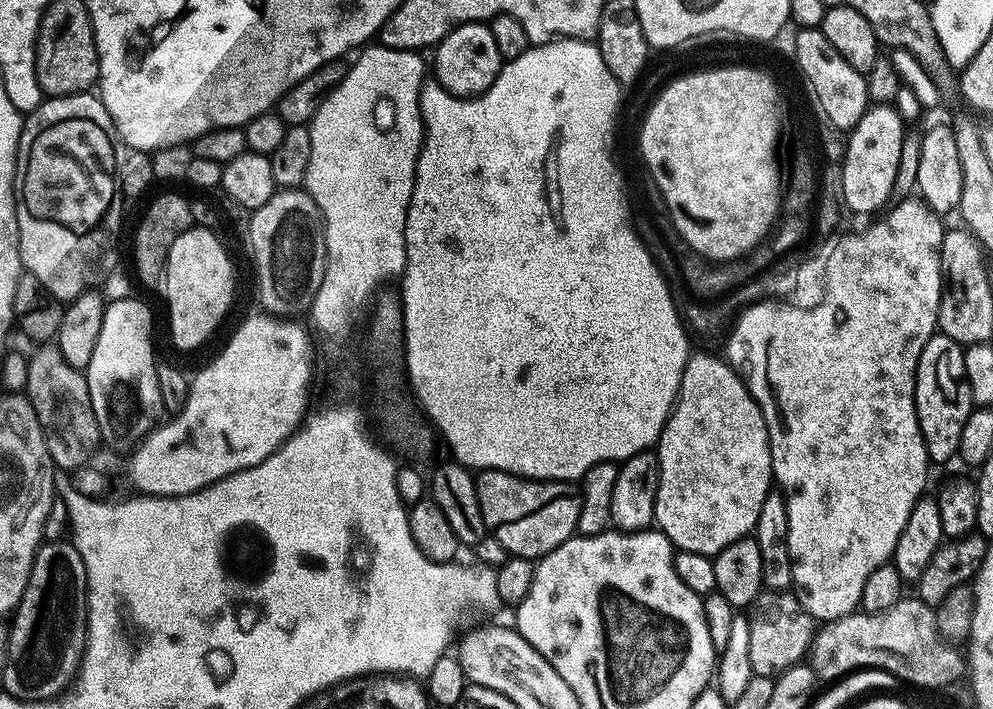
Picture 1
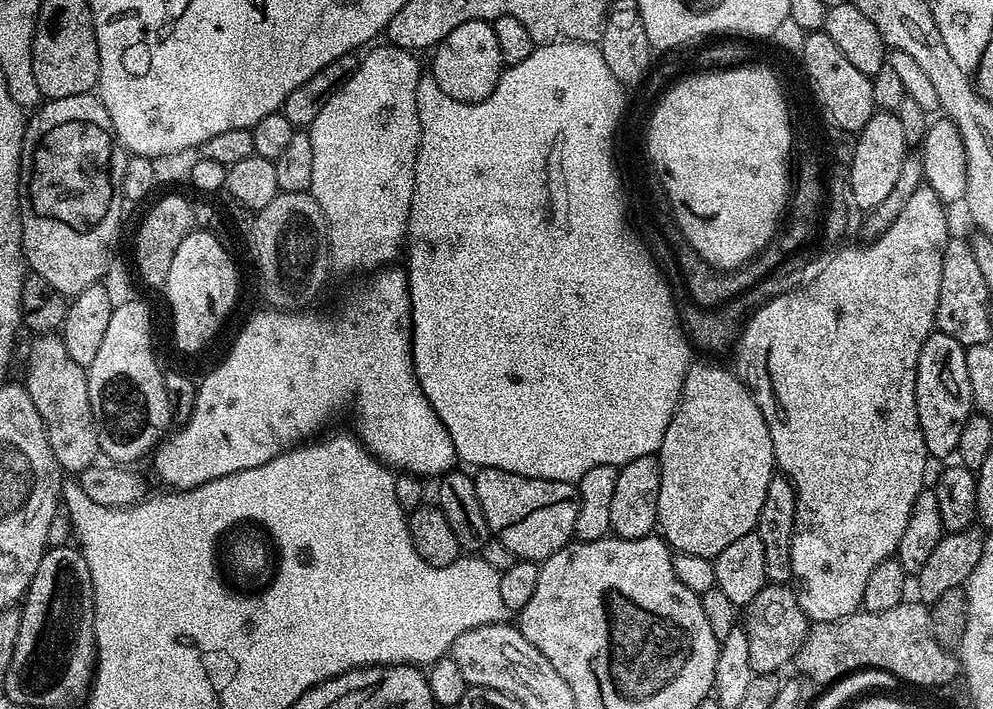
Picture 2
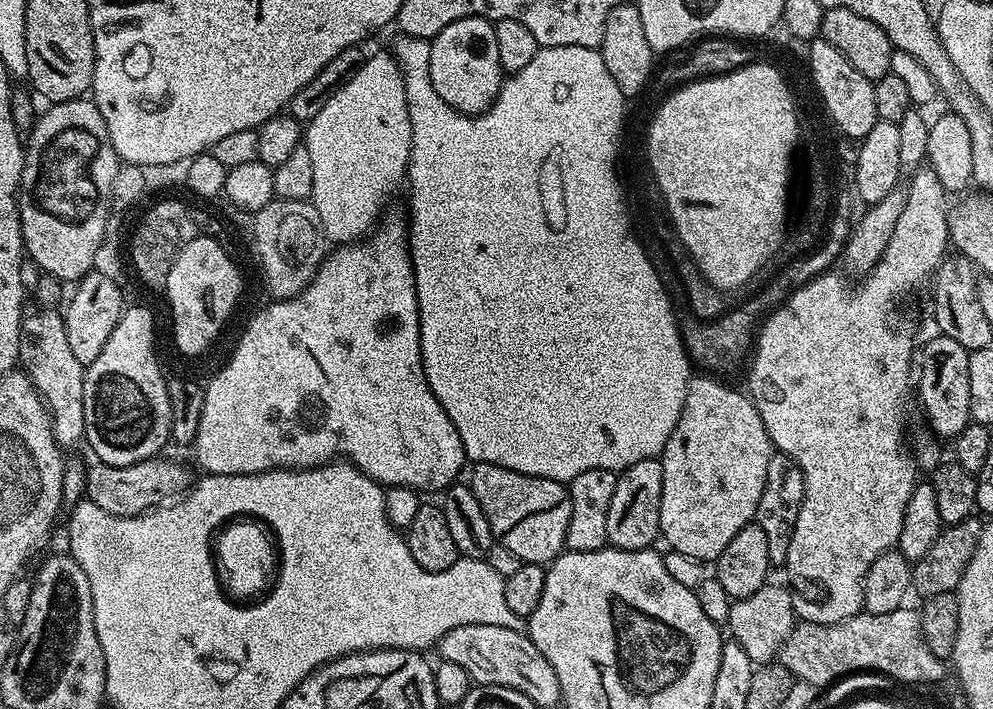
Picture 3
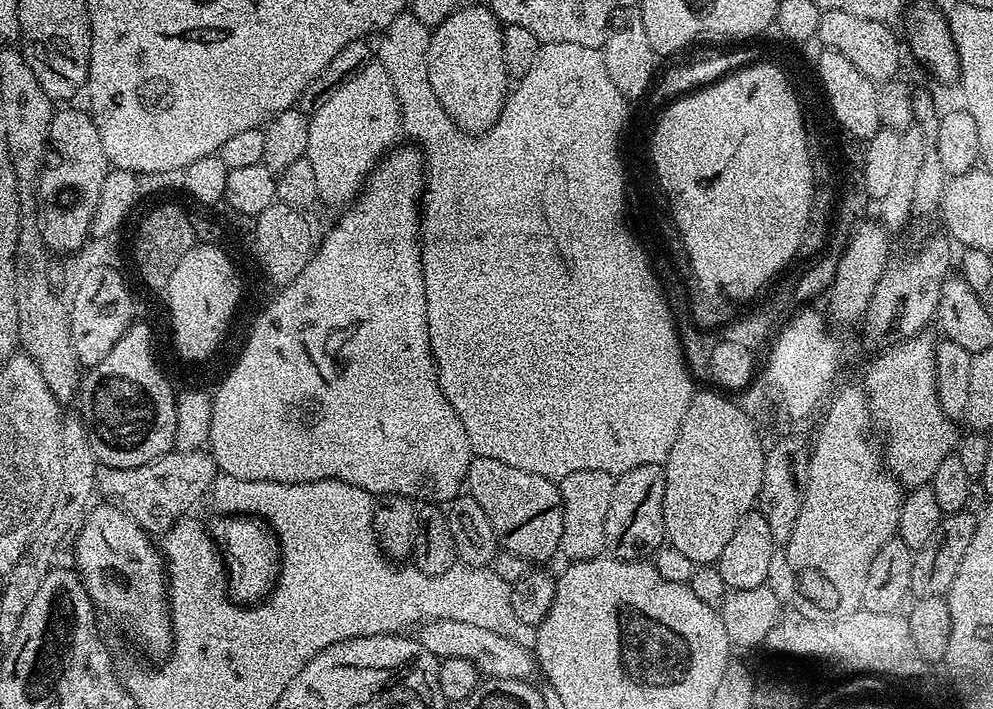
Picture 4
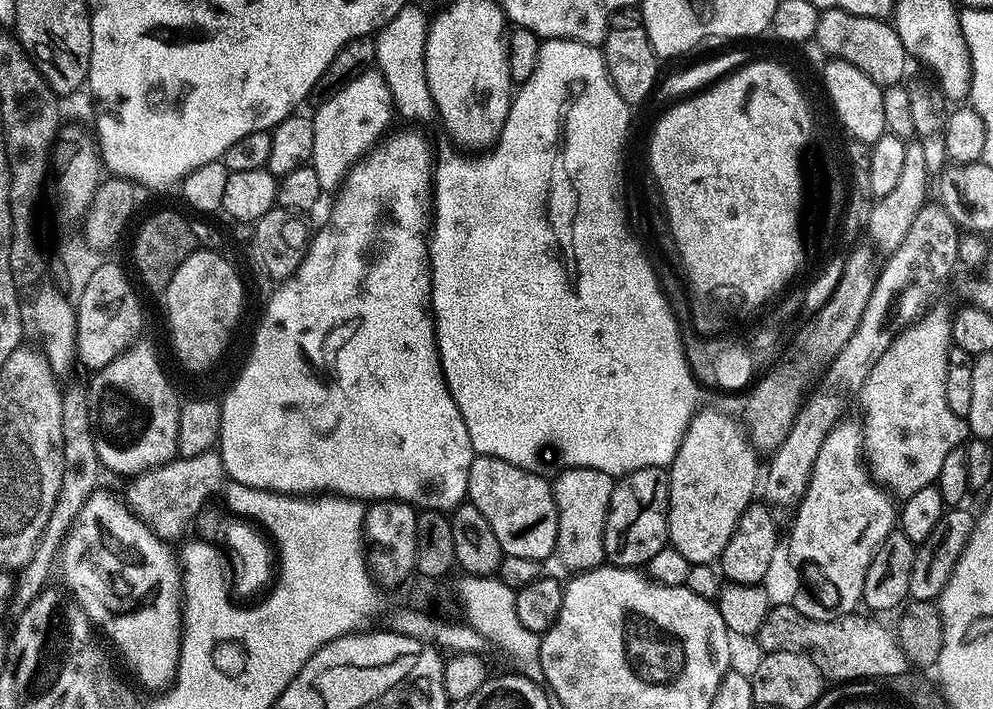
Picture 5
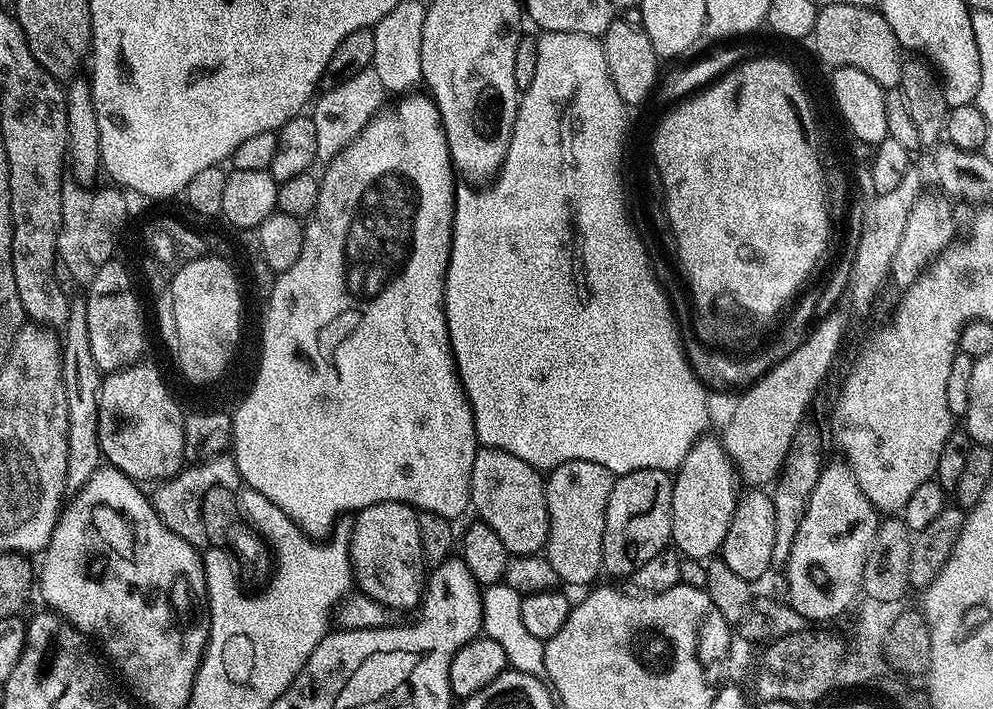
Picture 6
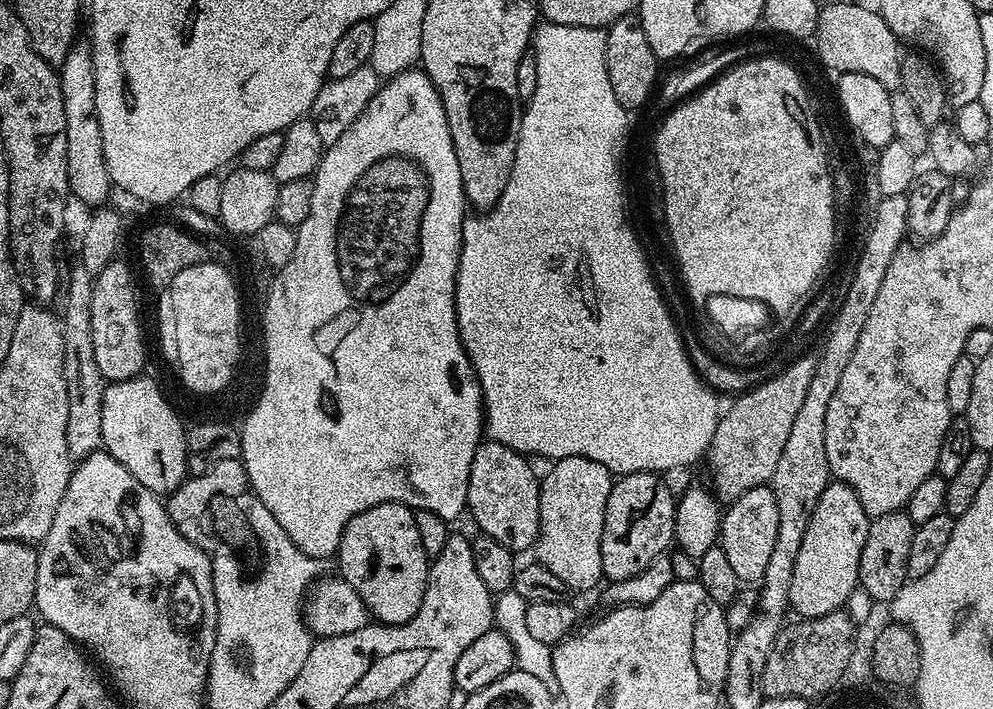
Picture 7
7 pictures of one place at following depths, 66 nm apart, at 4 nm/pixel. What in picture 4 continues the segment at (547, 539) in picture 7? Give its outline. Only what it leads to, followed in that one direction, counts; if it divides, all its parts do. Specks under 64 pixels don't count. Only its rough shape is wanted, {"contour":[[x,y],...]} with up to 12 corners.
{"contour":[[578,470],[559,481],[565,561],[605,551],[616,480]]}

